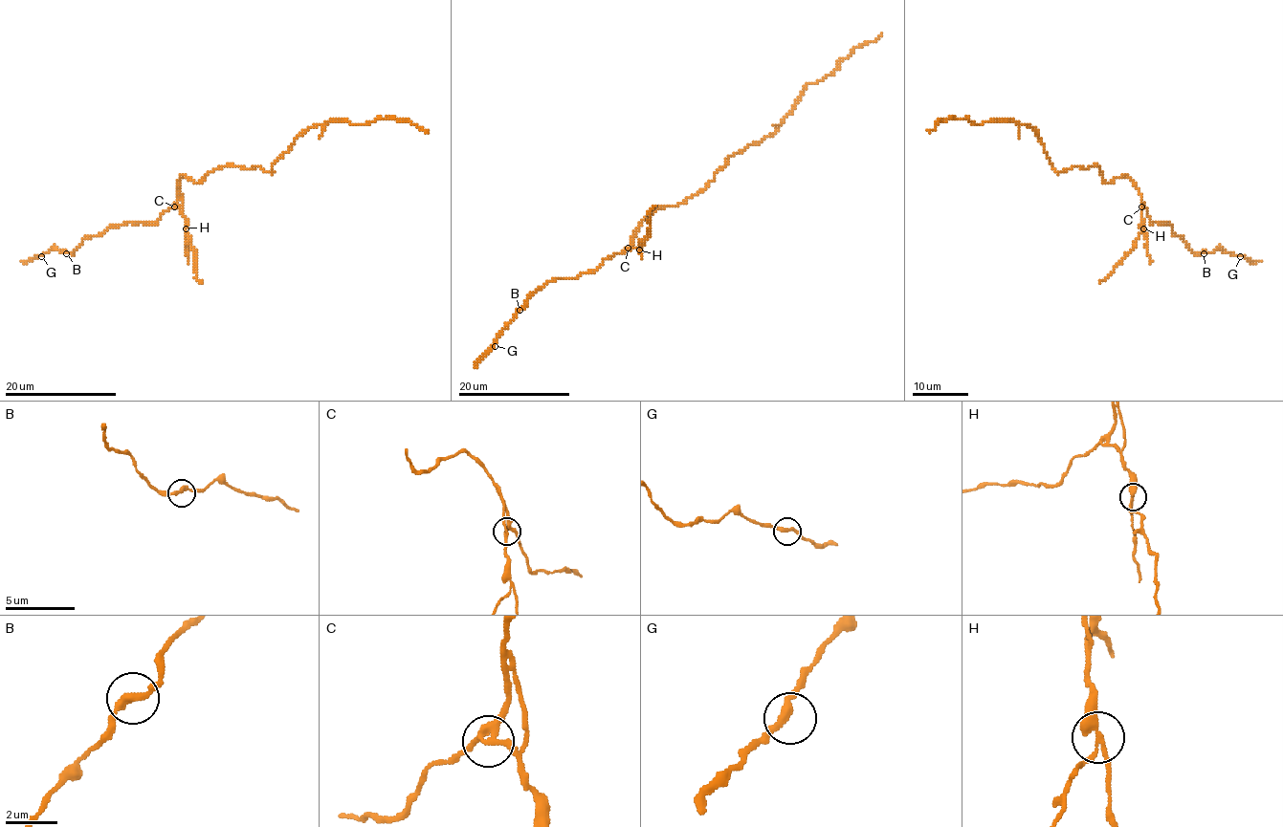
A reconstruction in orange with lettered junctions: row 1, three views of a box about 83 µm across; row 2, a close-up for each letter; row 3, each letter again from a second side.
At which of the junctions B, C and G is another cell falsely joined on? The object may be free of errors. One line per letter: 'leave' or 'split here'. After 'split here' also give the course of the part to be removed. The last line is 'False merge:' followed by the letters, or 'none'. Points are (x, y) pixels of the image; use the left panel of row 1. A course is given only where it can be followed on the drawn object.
B: leave
C: split here; foreign part runs (175, 207), (185, 218), (188, 244), (194, 250), (196, 278), (203, 284)
G: leave
False merge: C

